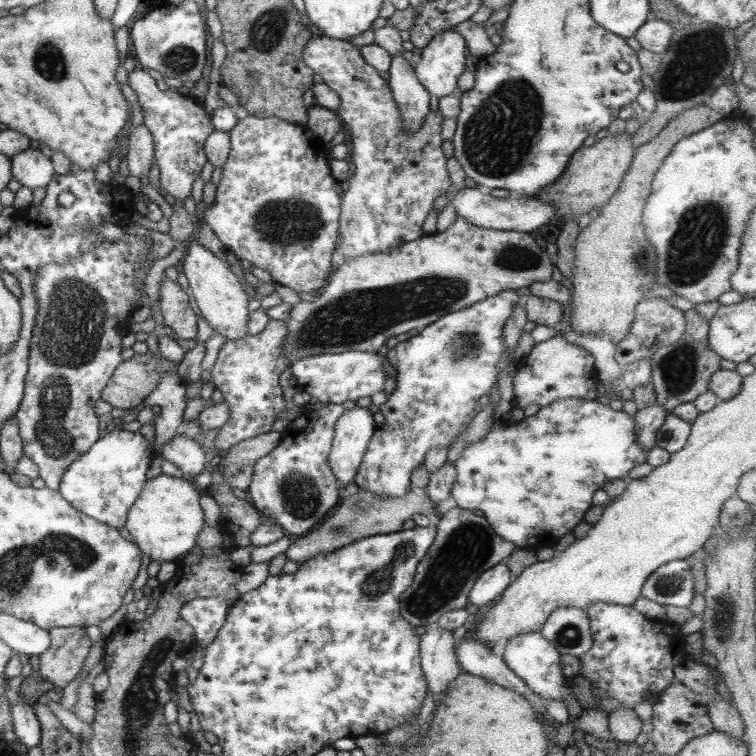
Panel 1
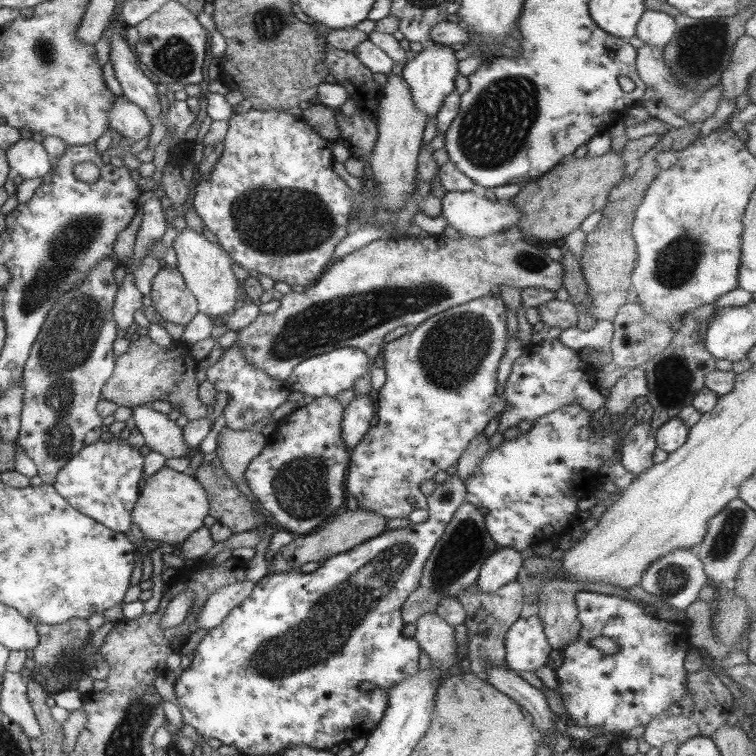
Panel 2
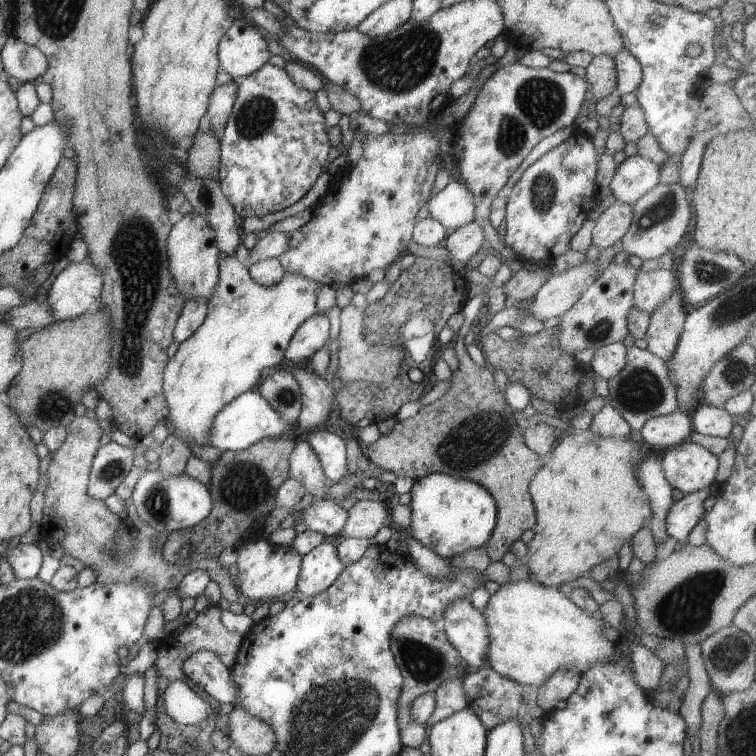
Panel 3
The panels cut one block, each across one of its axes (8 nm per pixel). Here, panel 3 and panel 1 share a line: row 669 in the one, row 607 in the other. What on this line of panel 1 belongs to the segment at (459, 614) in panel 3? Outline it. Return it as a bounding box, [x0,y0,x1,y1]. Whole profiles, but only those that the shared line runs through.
[468,560,513,609]

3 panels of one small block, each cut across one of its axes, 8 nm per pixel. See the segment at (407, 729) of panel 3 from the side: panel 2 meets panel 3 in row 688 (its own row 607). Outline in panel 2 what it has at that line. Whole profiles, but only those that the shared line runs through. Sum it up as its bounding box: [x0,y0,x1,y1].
[400,501,498,624]

